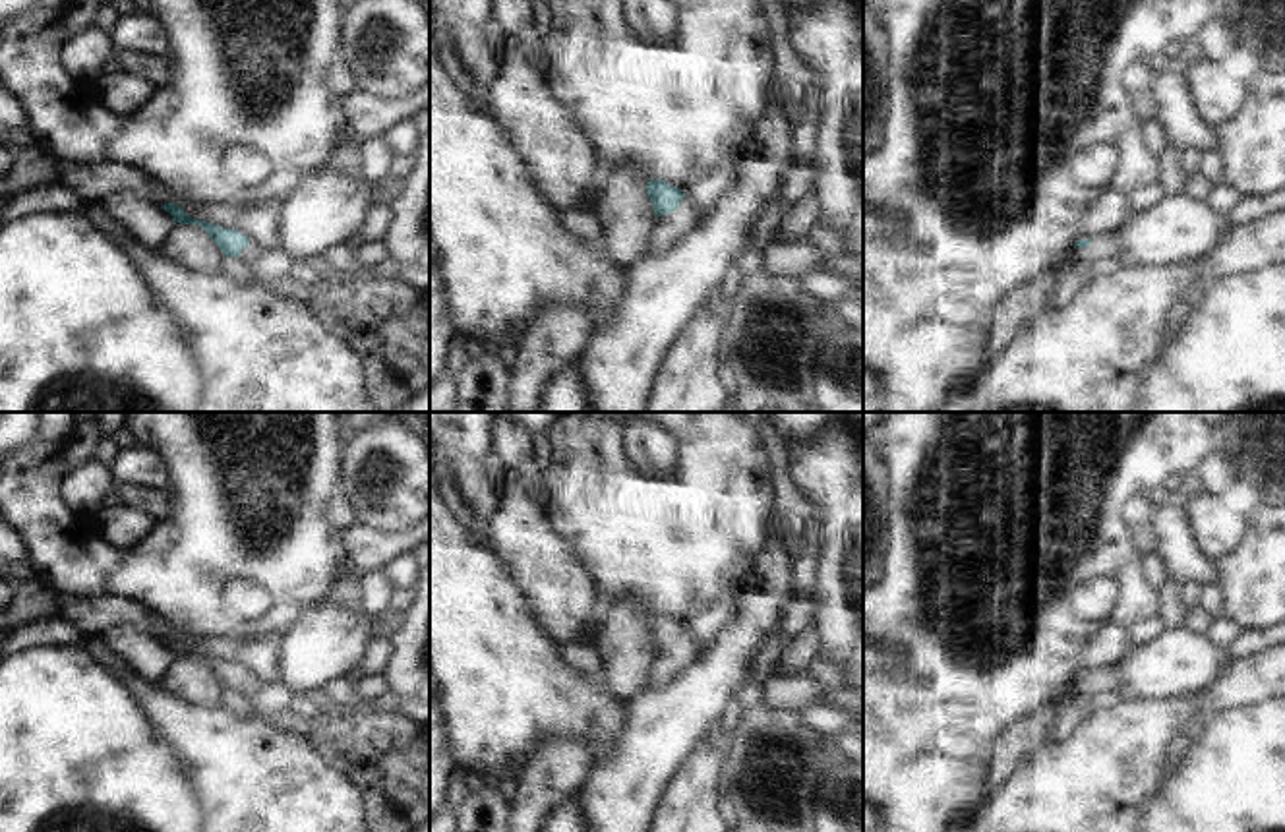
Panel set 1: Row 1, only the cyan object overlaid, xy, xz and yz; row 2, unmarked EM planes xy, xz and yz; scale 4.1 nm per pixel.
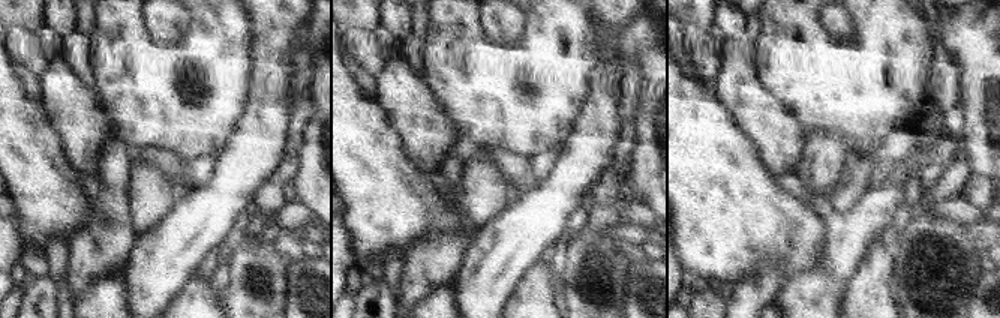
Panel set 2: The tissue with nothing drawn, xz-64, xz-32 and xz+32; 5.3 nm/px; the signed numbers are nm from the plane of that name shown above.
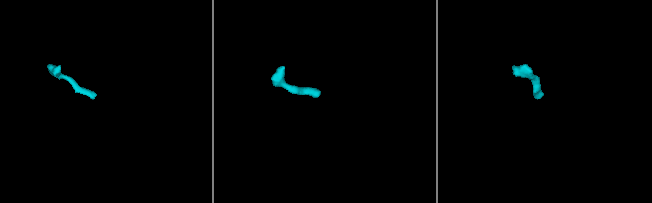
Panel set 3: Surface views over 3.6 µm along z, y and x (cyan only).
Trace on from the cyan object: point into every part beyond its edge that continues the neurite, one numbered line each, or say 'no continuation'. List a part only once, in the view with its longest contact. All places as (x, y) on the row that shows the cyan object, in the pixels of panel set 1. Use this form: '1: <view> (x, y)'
1: xz (680, 221)

